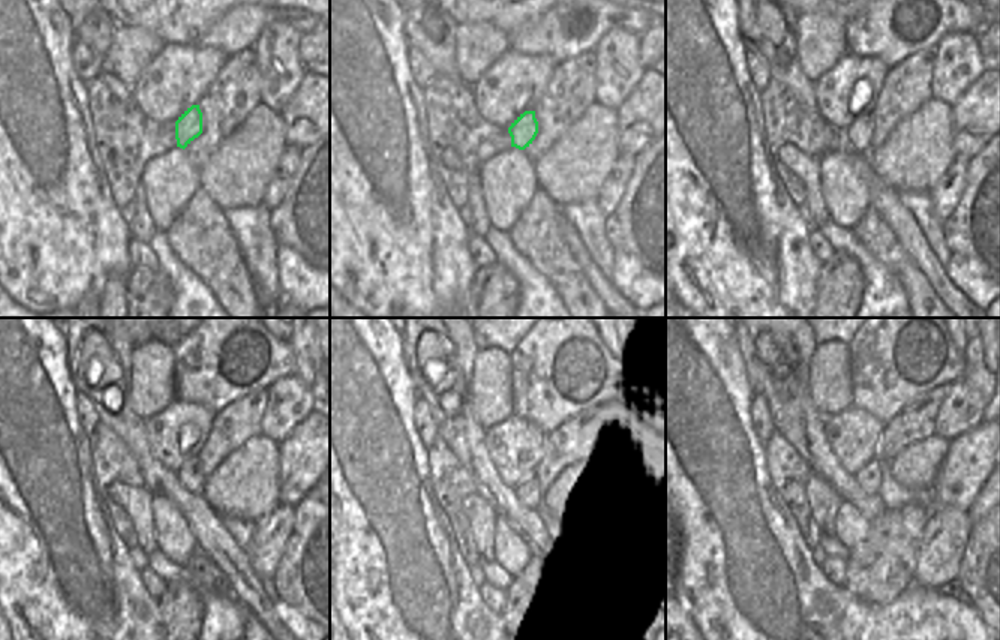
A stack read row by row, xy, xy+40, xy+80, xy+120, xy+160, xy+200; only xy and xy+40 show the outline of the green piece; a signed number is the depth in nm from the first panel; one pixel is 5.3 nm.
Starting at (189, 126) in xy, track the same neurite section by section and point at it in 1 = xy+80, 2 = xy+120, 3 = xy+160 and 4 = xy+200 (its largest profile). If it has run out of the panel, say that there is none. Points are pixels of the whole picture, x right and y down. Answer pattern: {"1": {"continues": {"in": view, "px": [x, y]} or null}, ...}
{"1": {"continues": {"in": "xy+80", "px": [859, 132]}}, "2": {"continues": {"in": "xy+120", "px": [189, 475]}}, "3": {"continues": {"in": "xy+160", "px": [529, 490]}}, "4": {"continues": {"in": "xy+200", "px": [868, 478]}}}

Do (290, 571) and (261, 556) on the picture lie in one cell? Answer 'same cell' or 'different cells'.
different cells

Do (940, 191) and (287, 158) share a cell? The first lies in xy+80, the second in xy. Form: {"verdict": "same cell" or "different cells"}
{"verdict": "same cell"}

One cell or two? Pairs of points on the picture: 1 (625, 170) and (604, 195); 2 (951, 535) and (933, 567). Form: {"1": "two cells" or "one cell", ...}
{"1": "one cell", "2": "one cell"}

